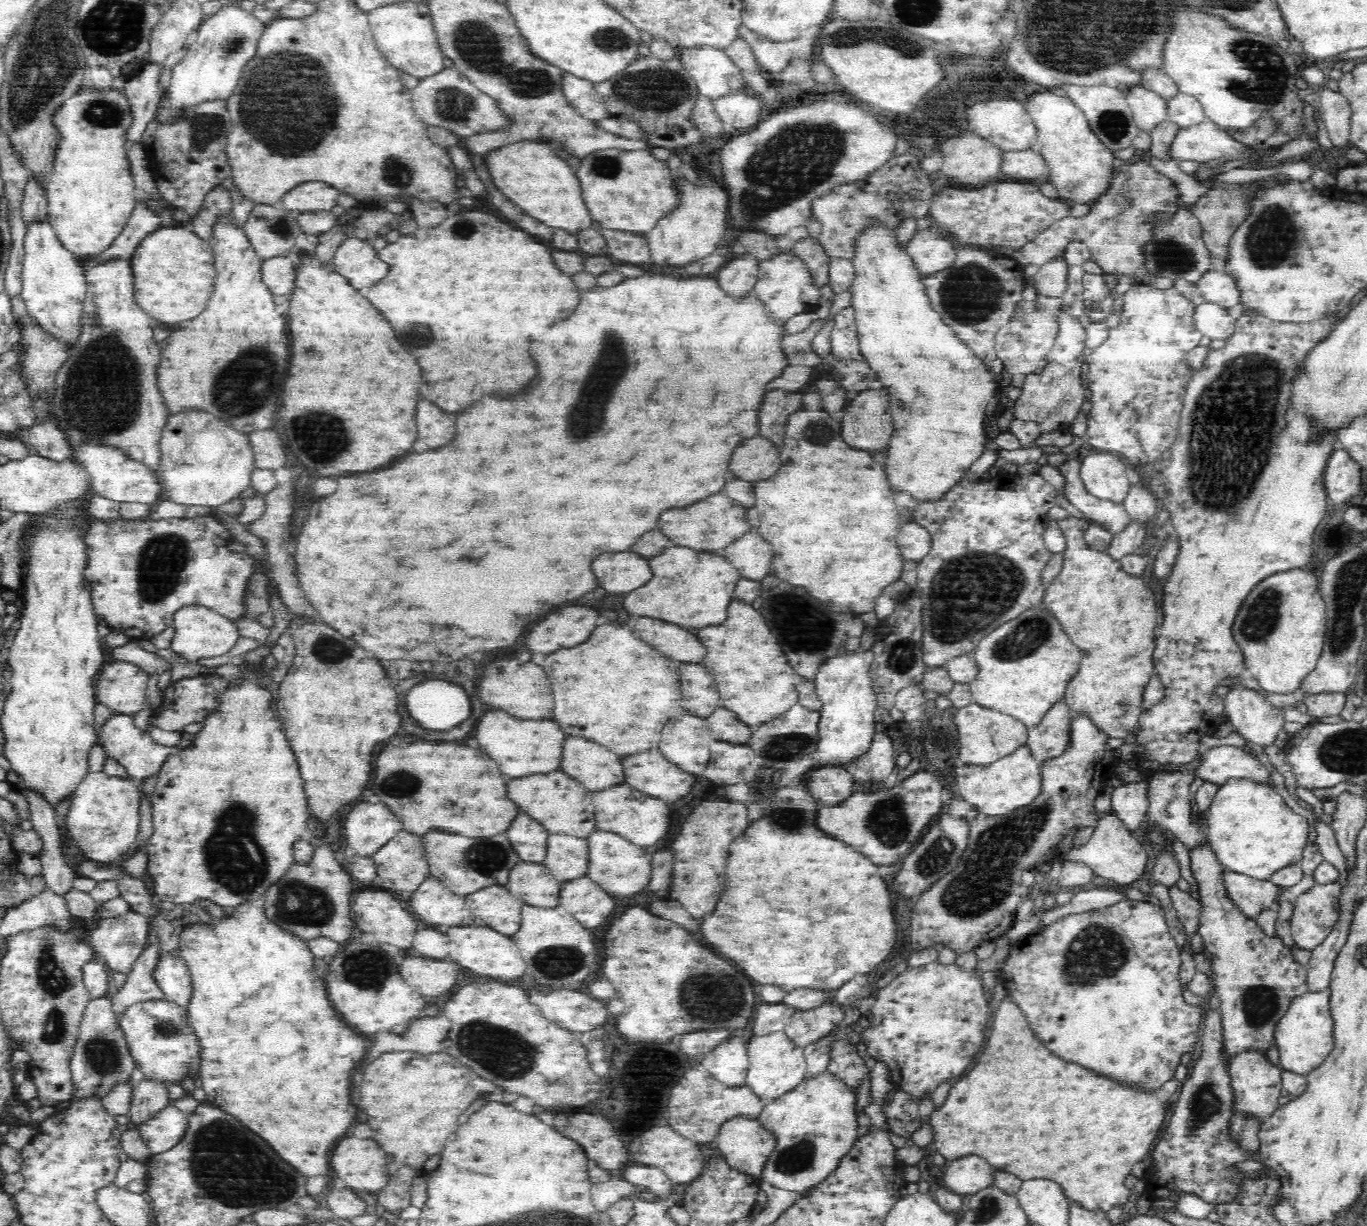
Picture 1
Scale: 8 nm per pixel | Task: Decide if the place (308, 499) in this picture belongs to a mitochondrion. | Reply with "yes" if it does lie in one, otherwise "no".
no

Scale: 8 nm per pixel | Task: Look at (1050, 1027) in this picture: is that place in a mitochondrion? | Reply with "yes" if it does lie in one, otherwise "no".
no

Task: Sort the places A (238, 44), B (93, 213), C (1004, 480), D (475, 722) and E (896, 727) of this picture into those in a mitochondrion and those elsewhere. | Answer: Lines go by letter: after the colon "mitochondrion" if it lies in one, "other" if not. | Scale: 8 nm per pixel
A: mitochondrion
B: other
C: other
D: other
E: other

